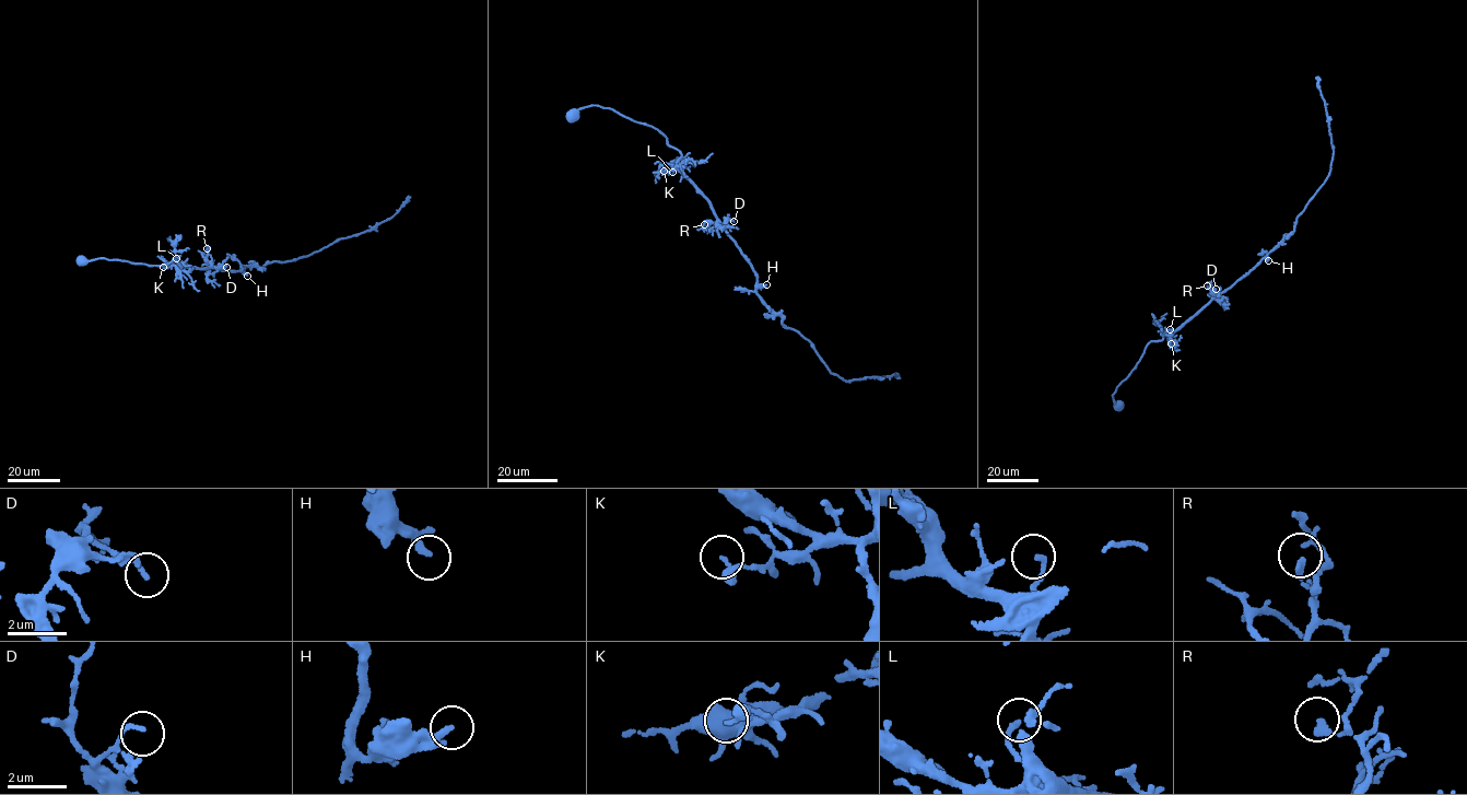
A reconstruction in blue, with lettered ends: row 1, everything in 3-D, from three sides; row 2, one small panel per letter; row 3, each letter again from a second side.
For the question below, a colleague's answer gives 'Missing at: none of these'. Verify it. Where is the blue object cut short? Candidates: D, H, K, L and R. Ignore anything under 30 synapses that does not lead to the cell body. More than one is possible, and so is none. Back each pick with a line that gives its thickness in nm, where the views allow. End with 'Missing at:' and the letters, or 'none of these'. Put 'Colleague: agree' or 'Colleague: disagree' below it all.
Missing at: none of these
Colleague: agree

